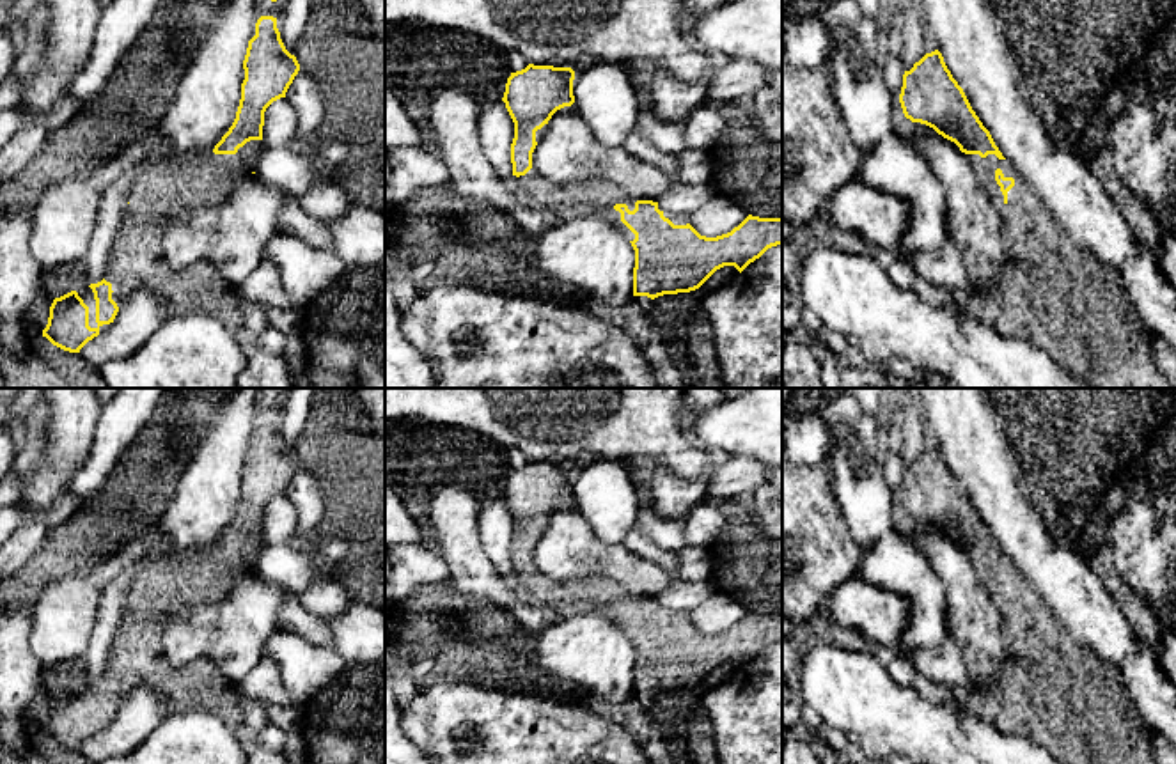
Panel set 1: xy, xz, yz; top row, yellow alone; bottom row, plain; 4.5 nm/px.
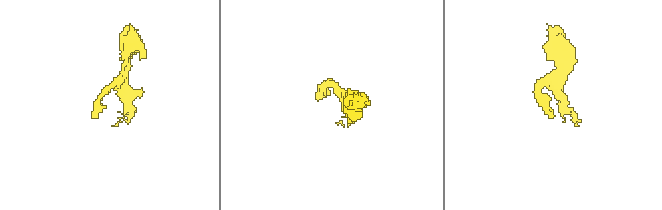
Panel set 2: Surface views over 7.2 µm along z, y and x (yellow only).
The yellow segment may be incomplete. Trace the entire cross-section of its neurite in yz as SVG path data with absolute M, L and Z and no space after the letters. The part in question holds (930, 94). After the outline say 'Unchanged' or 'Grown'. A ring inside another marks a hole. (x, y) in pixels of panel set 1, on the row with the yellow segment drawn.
M938 50L926 53L905 71L899 103L906 119L933 128L970 158L1002 218L1002 266L970 294L972 314L992 323L1002 335L1020 337L1041 347L1091 388L1172 388L1149 351L1155 333L1128 305L1117 271L1082 250L1002 156Z. Grown

